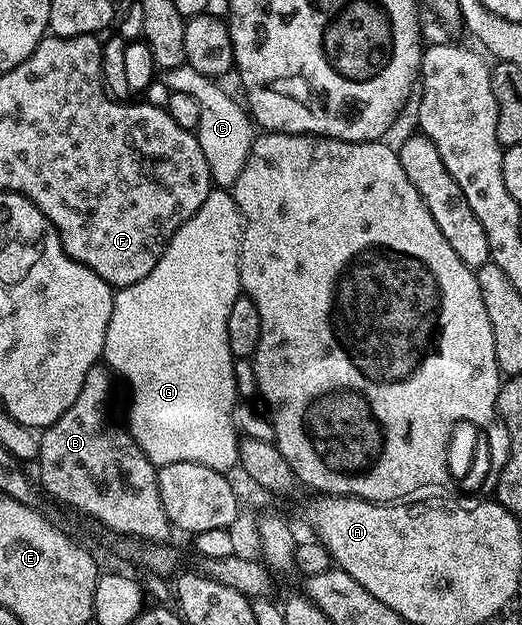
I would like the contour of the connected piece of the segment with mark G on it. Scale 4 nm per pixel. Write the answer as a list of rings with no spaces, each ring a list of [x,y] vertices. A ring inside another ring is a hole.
[[[212,189],[208,197],[204,197],[204,205],[176,233],[166,242],[164,253],[160,261],[156,261],[156,269],[148,273],[148,277],[140,277],[127,287],[119,287],[114,292],[114,308],[112,317],[108,321],[108,333],[104,337],[104,349],[102,359],[105,366],[115,376],[123,375],[130,386],[130,424],[128,430],[132,438],[138,443],[138,447],[147,457],[153,461],[157,468],[164,465],[172,465],[176,461],[192,461],[200,465],[208,465],[208,469],[216,469],[223,473],[229,473],[238,466],[239,434],[234,426],[234,408],[239,406],[240,396],[236,389],[236,373],[234,372],[234,354],[228,345],[228,312],[232,310],[232,301],[236,301],[240,294],[242,282],[238,272],[238,254],[242,248],[242,214],[236,205],[233,194],[226,189]]]

